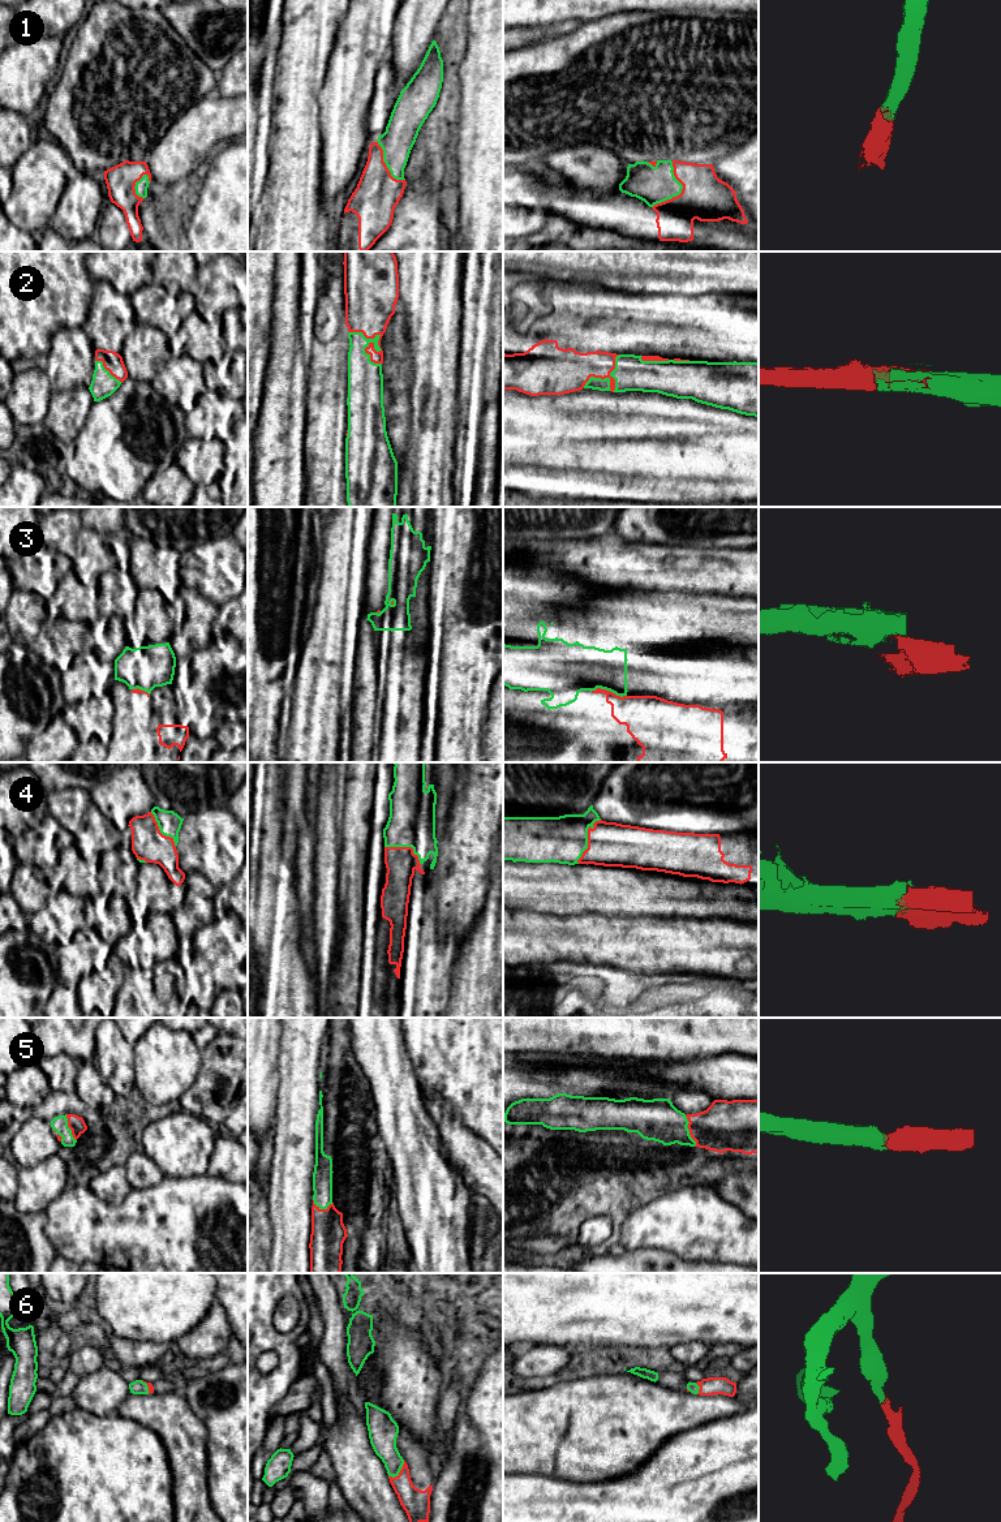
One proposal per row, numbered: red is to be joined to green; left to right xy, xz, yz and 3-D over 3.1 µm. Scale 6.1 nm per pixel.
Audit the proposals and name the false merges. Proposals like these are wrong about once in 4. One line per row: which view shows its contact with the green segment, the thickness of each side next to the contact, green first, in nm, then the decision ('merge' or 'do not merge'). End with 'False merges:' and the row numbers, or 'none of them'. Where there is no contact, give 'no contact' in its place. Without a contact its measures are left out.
1: contact in yz; calibres 220 and 280 nm; merge
2: contact in xz; calibres 220 and 280 nm; merge
3: contact in yz; calibres 300 and 220 nm; do not merge
4: contact in yz; calibres 300 and 280 nm; merge
5: contact in yz; calibres 260 and 300 nm; merge
6: contact in xz; calibres 170 and 170 nm; merge
False merges: 3

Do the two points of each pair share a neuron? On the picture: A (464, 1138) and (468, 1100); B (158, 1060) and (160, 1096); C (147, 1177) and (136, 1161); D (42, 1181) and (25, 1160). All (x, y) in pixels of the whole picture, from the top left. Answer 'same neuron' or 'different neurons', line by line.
A: different neurons
B: same neuron
C: same neuron
D: different neurons

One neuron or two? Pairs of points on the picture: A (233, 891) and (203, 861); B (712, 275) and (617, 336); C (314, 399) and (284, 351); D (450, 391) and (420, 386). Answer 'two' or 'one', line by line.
A: two
B: two
C: two
D: one

